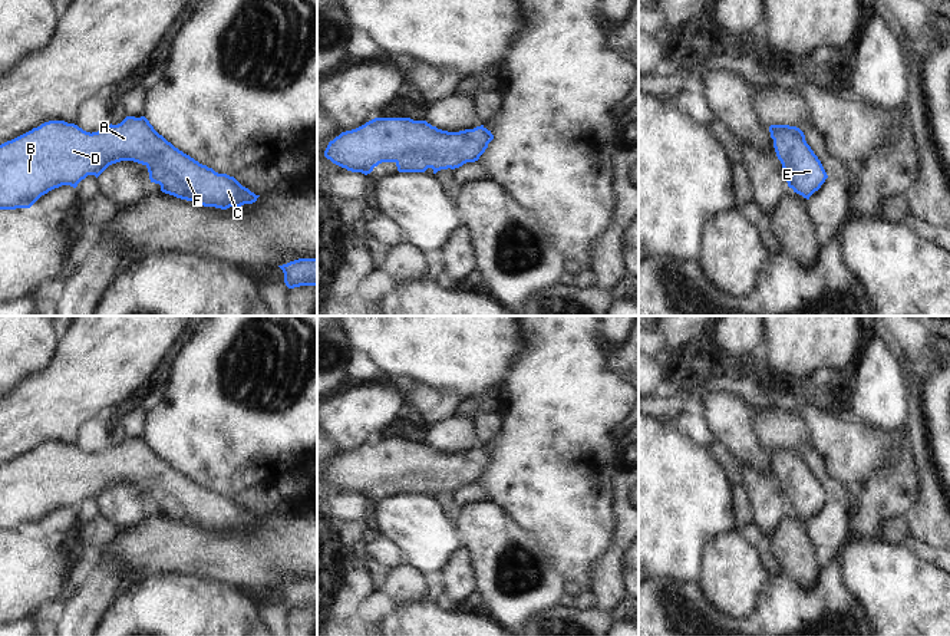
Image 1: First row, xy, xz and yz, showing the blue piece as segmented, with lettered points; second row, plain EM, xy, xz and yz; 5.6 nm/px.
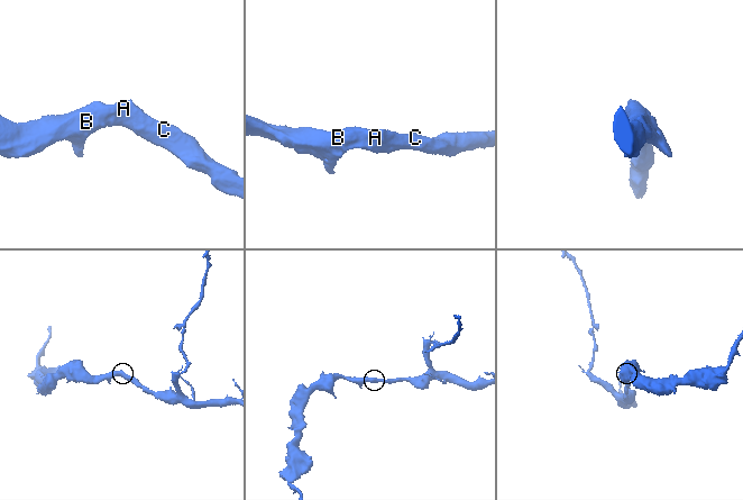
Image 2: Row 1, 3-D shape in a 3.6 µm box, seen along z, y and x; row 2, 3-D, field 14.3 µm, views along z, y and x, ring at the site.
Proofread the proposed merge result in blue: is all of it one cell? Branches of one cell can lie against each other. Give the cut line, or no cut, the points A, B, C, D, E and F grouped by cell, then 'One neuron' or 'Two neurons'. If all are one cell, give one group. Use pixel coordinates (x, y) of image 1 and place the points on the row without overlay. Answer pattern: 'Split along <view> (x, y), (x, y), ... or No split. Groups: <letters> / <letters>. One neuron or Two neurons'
No split. Groups: A B C D E F. One neuron

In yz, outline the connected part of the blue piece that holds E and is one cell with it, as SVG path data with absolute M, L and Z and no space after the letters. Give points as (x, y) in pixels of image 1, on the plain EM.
M771 446L769 454L776 478L785 492L788 508L809 521L828 500L821 482L806 465L799 449Z

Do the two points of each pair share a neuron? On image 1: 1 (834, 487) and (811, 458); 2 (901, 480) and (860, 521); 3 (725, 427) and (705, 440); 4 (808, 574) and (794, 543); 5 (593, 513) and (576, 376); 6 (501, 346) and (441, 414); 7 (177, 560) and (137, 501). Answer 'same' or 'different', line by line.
1: same
2: same
3: different
4: same
5: same
6: different
7: different

